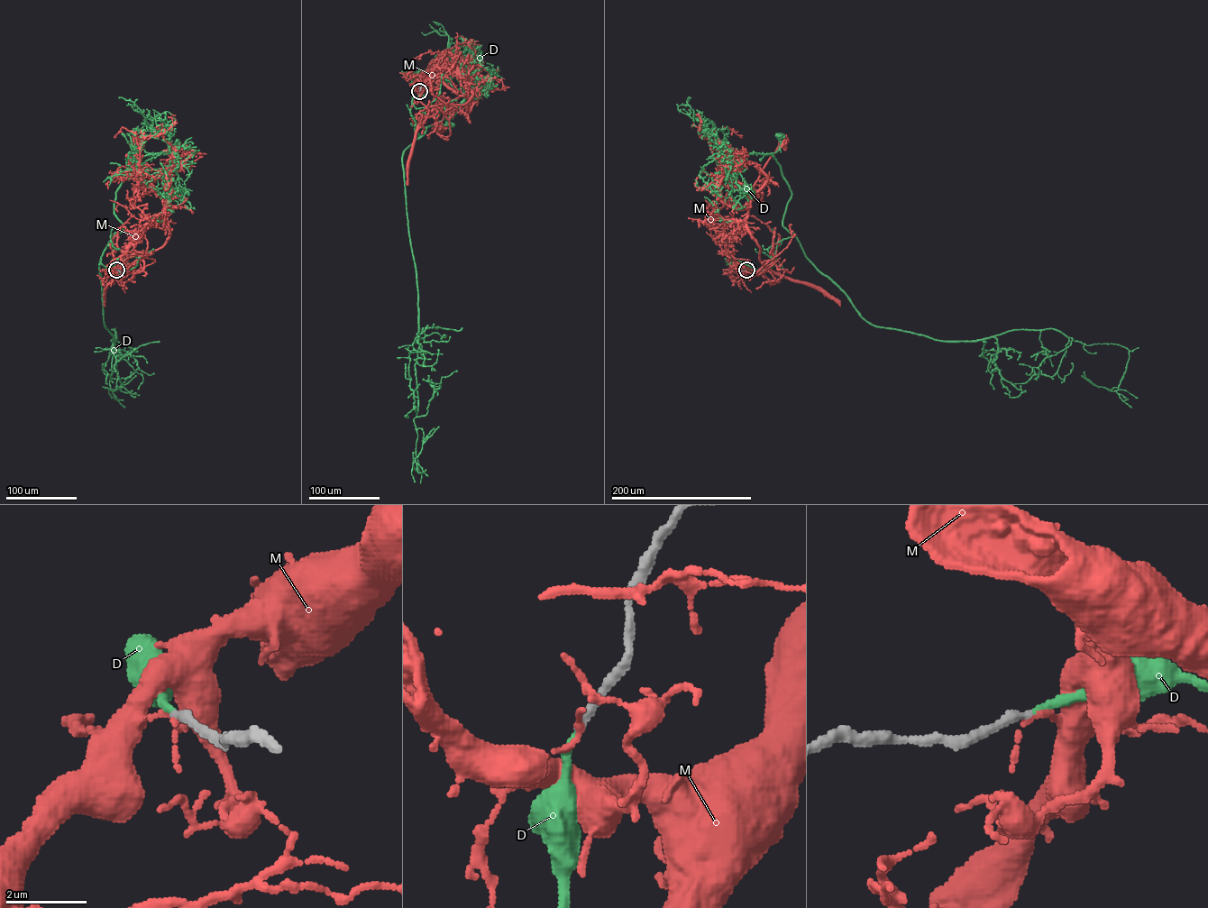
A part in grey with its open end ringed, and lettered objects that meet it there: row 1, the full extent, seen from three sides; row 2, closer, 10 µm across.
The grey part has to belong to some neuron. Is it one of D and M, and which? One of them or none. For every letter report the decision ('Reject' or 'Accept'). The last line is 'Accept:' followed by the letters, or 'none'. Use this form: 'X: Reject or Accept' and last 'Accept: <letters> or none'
D: Accept
M: Reject
Accept: D

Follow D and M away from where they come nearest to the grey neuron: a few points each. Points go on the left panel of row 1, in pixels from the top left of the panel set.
D: (116, 270), (107, 269), (112, 239), (123, 225), (116, 192), (125, 173), (153, 153), (139, 146), (145, 136)
M: (116, 270), (126, 259), (129, 244), (144, 225)

